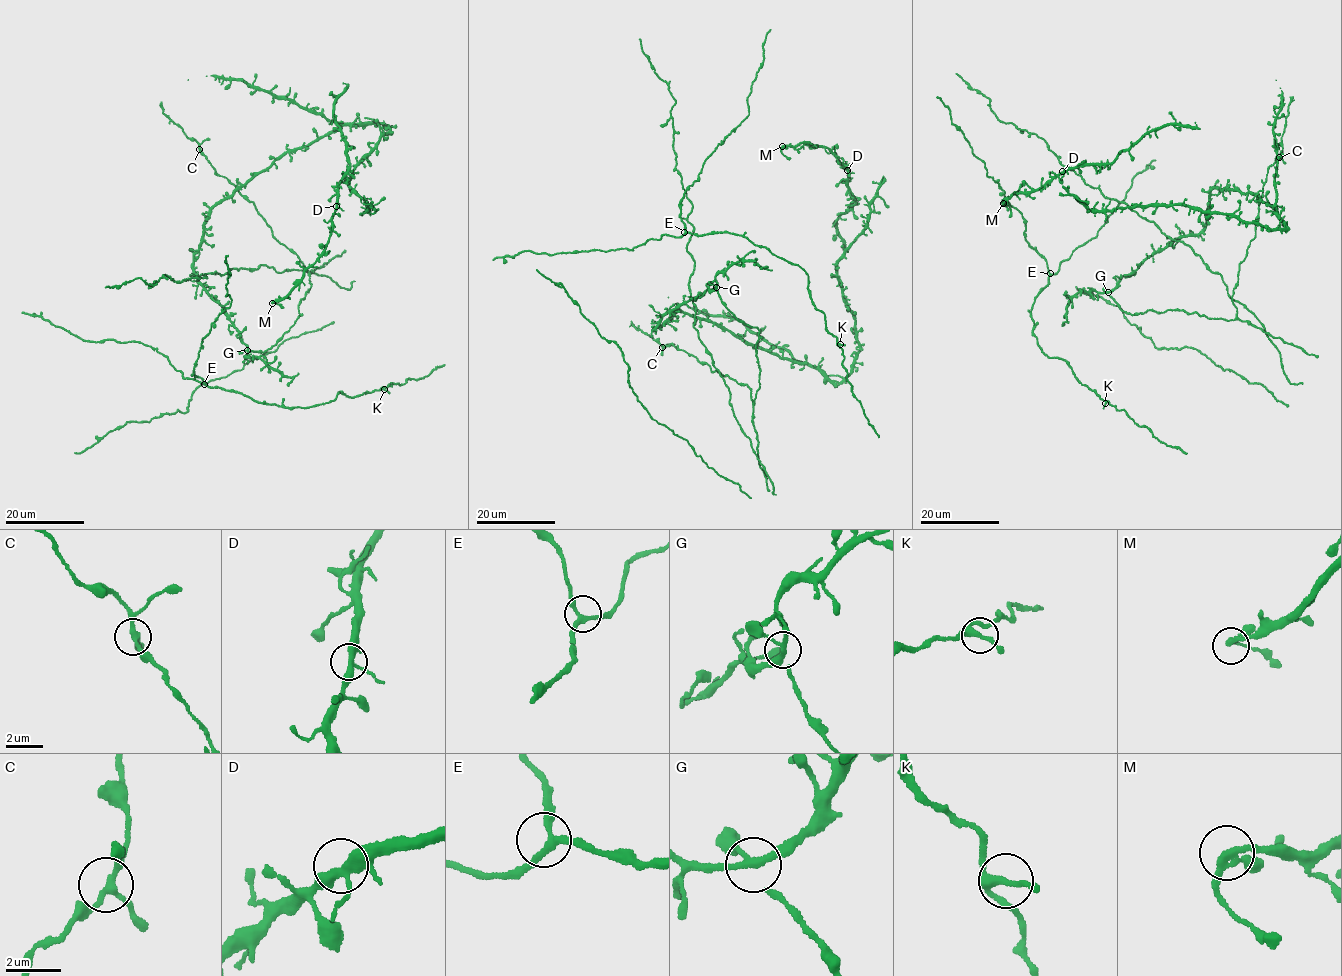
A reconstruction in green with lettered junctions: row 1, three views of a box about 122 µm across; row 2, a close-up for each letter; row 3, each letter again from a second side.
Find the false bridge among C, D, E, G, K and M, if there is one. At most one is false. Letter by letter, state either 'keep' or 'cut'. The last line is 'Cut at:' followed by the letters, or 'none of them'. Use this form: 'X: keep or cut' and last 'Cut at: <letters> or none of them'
C: keep
D: keep
E: keep
G: keep
K: keep
M: keep
Cut at: none of them

